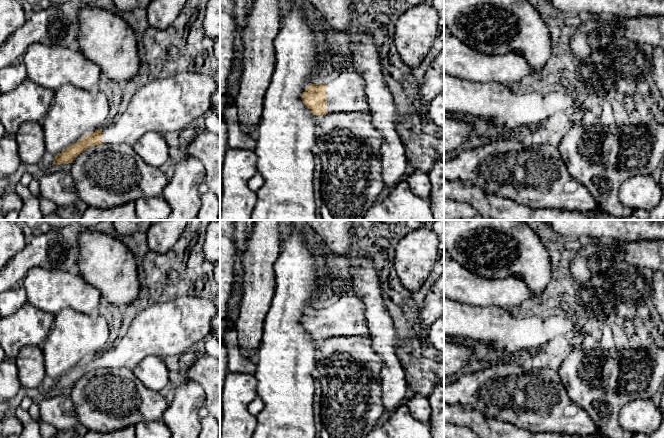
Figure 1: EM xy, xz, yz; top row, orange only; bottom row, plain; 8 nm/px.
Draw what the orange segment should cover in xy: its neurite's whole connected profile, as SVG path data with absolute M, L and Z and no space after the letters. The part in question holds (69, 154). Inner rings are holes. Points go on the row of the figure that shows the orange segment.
M184 71L170 78L155 79L137 90L125 112L117 120L64 149L55 156L52 165L72 163L80 153L96 145L124 143L133 147L145 133L150 131L163 135L171 131L185 134L190 130L193 121L203 117L210 110L211 97L216 89L217 83L212 77L194 71Z

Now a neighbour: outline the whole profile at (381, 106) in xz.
M352 30L349 35L351 67L365 81L368 113L383 138L381 165L384 186L392 190L408 174L406 150L395 126L401 112L384 80L374 40L365 30Z

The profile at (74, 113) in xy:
M65 84L55 91L47 114L40 121L46 151L56 156L99 129L110 112L109 99L97 88L85 90Z

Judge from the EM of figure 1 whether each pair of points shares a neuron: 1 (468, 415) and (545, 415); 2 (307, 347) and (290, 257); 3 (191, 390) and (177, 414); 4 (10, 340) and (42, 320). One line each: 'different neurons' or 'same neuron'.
1: different neurons
2: same neuron
3: same neuron
4: same neuron

